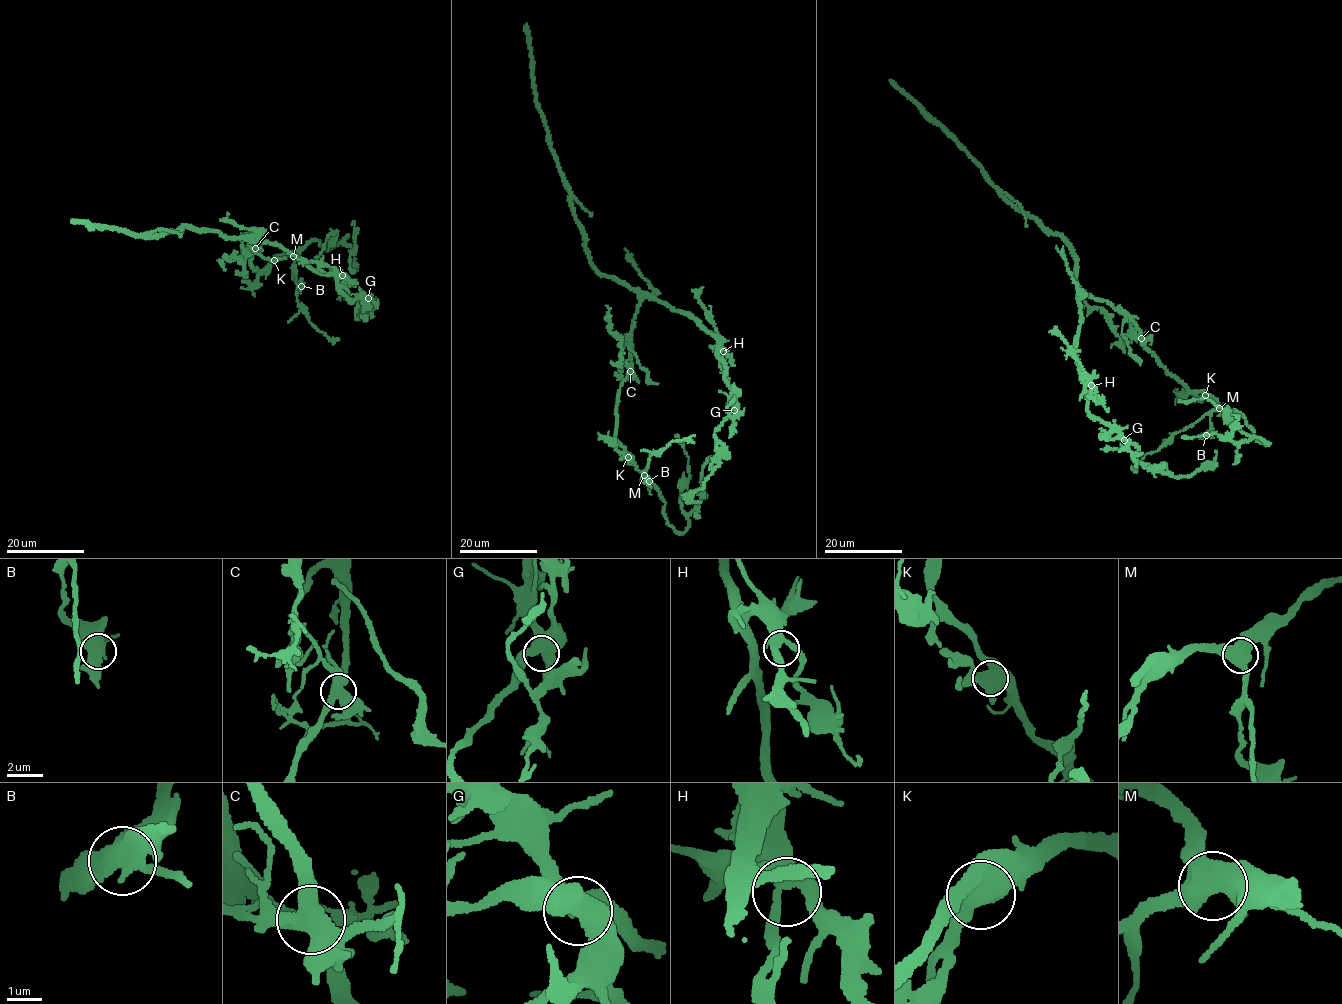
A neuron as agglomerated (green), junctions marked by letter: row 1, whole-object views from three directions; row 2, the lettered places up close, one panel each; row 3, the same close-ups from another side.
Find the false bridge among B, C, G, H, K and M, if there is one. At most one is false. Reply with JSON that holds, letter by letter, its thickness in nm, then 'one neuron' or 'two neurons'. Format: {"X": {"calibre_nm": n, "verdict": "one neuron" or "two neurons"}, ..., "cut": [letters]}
{"B": {"calibre_nm": 500, "verdict": "one neuron"}, "C": {"calibre_nm": 500, "verdict": "two neurons"}, "G": {"calibre_nm": 500, "verdict": "one neuron"}, "H": {"calibre_nm": 400, "verdict": "one neuron"}, "K": {"calibre_nm": 500, "verdict": "one neuron"}, "M": {"calibre_nm": 550, "verdict": "one neuron"}, "cut": ["C"]}

